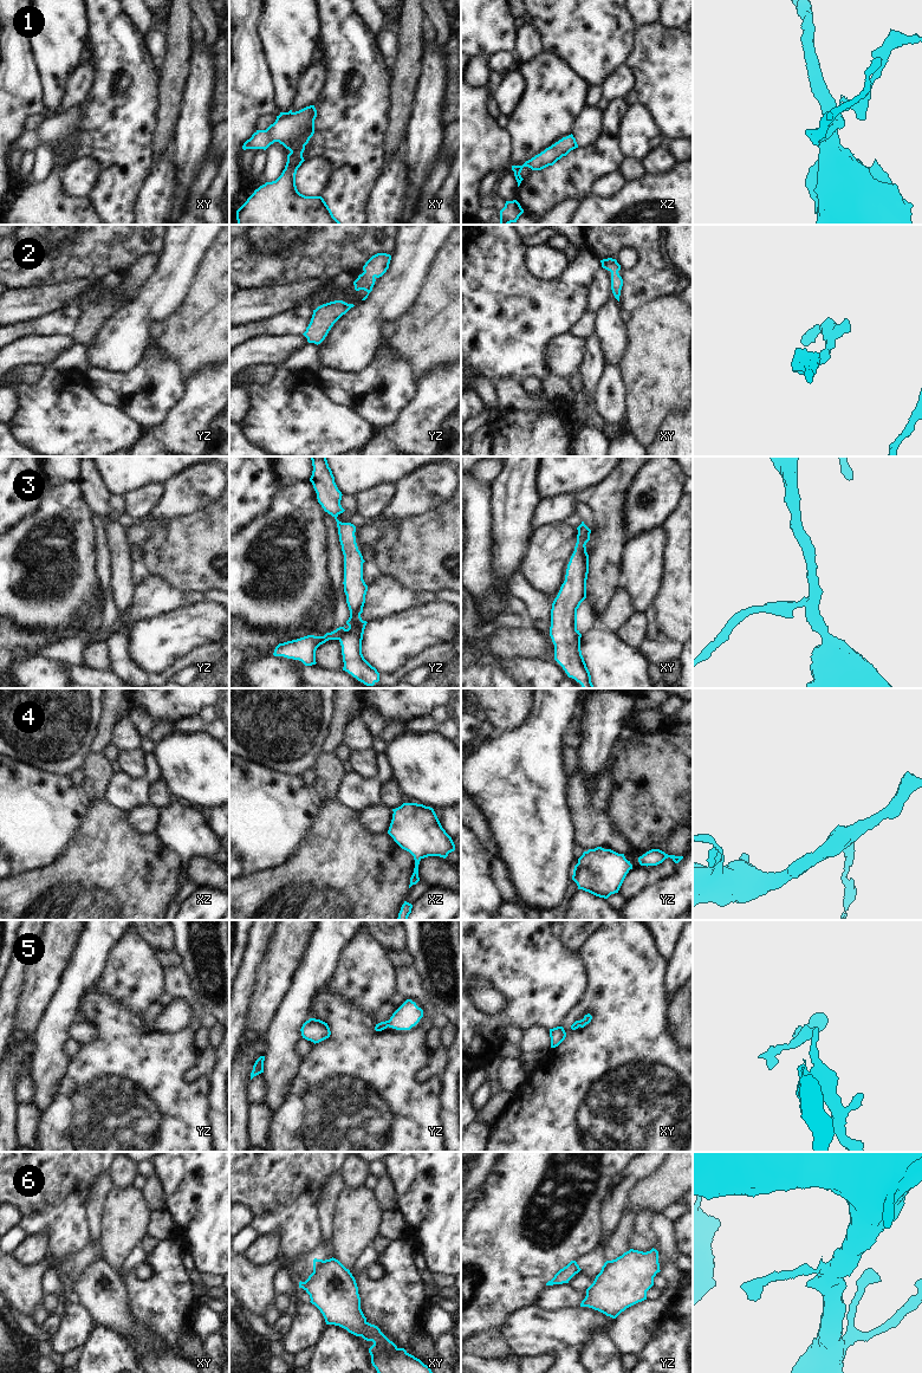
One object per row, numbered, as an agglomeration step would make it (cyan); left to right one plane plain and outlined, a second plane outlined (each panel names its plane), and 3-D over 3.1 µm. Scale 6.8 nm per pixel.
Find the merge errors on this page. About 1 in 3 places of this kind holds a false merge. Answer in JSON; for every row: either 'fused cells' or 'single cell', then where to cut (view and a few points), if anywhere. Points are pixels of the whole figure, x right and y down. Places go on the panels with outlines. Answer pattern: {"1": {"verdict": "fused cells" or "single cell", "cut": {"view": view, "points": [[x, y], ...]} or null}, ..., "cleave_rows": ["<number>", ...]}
{"1": {"verdict": "fused cells", "cut": {"view": "xz", "points": [[523, 166], [514, 172]]}}, "2": {"verdict": "single cell", "cut": null}, "3": {"verdict": "fused cells", "cut": {"view": "yz", "points": [[350, 615], [357, 614], [362, 621]]}}, "4": {"verdict": "single cell", "cut": null}, "5": {"verdict": "single cell", "cut": null}, "6": {"verdict": "fused cells", "cut": {"view": "xy", "points": [[324, 1261], [313, 1270]]}}, "cleave_rows": ["1", "3", "6"]}

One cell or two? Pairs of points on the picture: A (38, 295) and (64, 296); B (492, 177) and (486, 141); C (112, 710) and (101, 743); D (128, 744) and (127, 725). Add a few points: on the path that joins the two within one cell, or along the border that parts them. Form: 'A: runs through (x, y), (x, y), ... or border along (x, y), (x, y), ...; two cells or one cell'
A: runs through (44, 296), (58, 296); one cell
B: border along (495, 168), (481, 181), (479, 188), (481, 196); two cells
C: runs through (111, 718), (106, 734); one cell
D: runs through (127, 739), (127, 730); one cell

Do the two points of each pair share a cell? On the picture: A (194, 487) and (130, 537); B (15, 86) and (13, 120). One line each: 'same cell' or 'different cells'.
A: same cell
B: same cell

